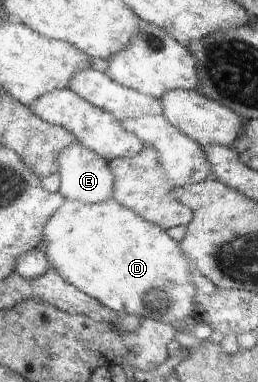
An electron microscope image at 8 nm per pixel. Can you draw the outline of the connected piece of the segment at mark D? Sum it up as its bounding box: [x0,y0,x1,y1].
[39,199,198,325]

